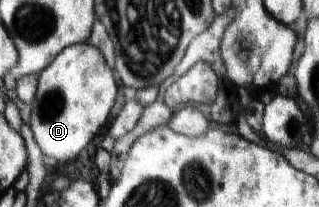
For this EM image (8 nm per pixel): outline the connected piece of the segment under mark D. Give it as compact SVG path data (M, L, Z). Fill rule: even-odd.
M88 42L66 47L44 71L39 72L38 86L30 106L32 112L28 124L42 154L52 163L72 160L74 156L78 156L84 150L84 146L99 134L98 130L108 120L108 114L116 100L116 92L118 90L110 66L106 64L105 57L98 48L94 48L94 45L90 46Z

